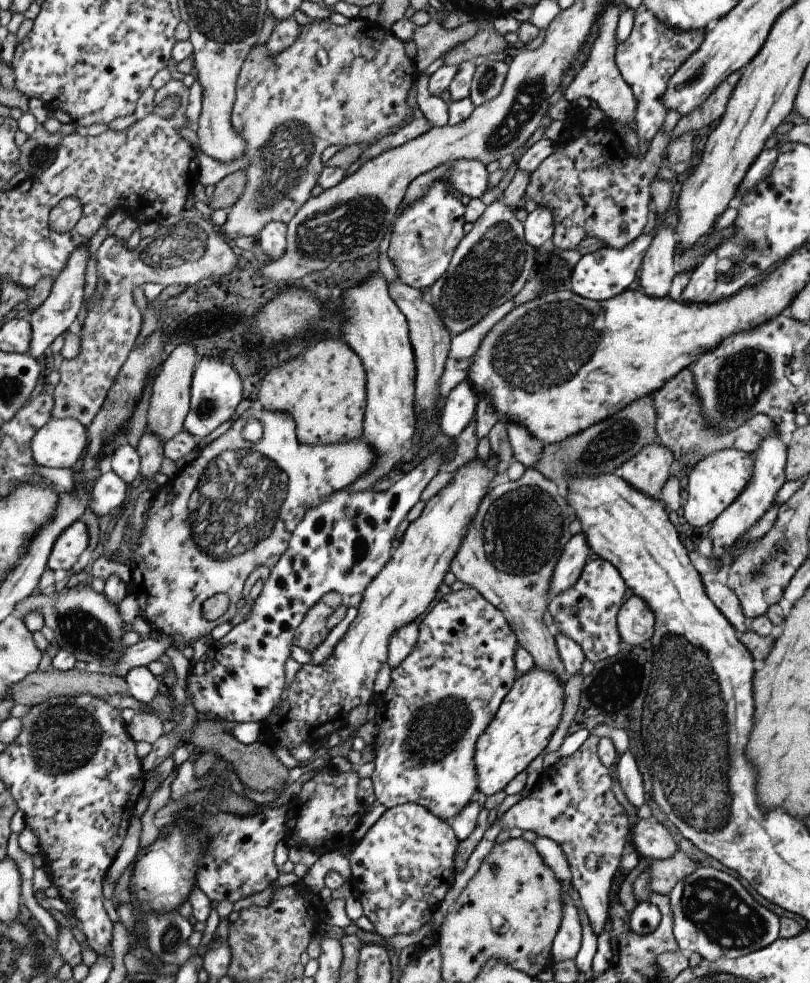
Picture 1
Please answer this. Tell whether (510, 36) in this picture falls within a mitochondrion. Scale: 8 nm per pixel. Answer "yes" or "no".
no

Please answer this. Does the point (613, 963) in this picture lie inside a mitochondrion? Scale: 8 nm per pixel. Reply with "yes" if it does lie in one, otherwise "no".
no

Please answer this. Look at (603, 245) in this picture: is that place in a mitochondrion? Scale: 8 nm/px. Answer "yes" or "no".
no

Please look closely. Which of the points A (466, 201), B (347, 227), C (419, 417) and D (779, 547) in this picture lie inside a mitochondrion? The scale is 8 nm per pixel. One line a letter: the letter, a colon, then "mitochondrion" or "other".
A: other
B: mitochondrion
C: other
D: mitochondrion

